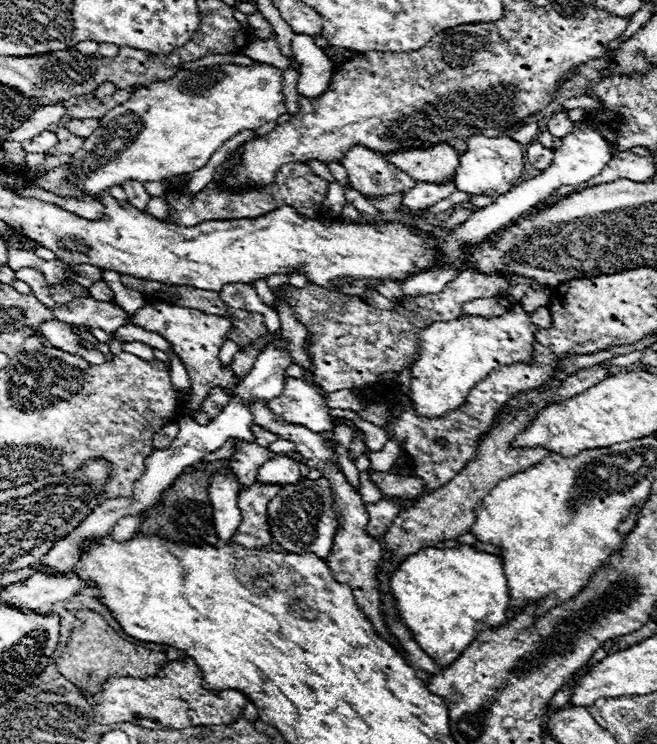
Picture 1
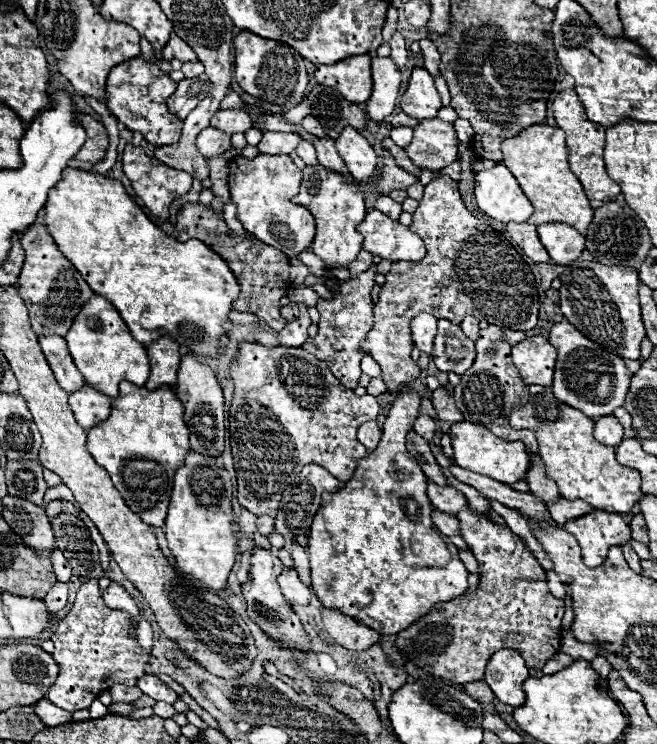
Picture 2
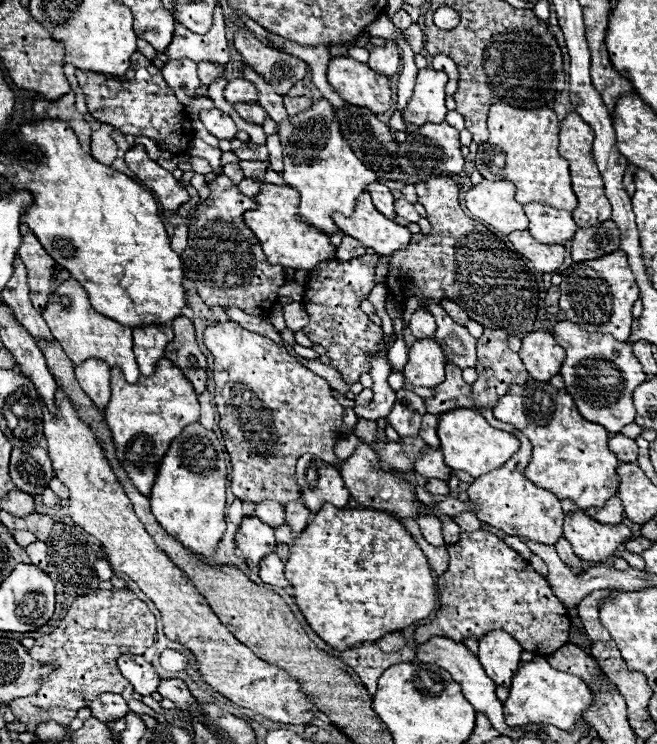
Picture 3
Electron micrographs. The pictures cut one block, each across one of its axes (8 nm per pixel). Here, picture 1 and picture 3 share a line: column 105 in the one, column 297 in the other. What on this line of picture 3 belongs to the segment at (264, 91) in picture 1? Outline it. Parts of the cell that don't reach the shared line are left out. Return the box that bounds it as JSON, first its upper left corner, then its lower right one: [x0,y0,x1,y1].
[278,98,376,236]

